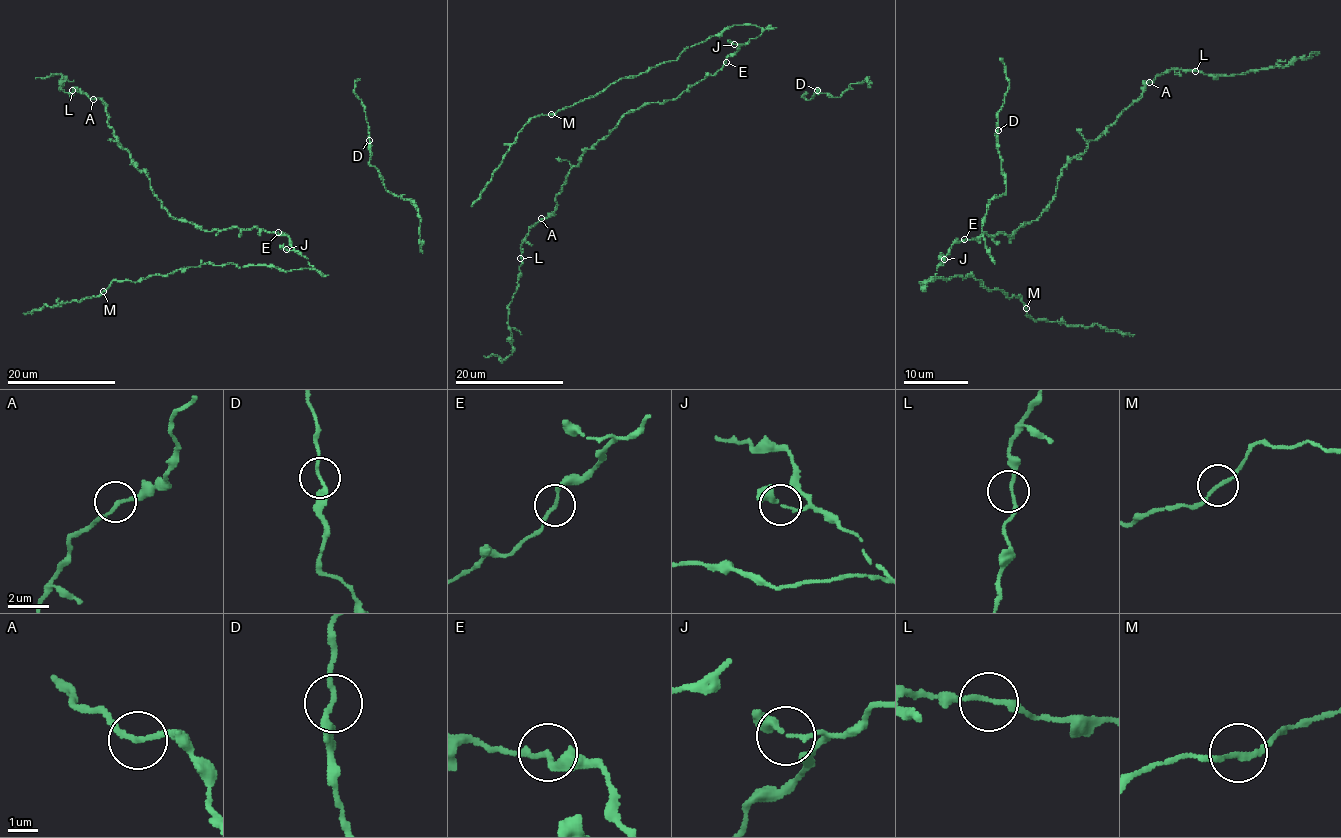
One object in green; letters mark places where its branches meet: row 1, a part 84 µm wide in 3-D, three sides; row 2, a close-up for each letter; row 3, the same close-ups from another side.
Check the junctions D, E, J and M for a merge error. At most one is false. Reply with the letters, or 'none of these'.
none of these

